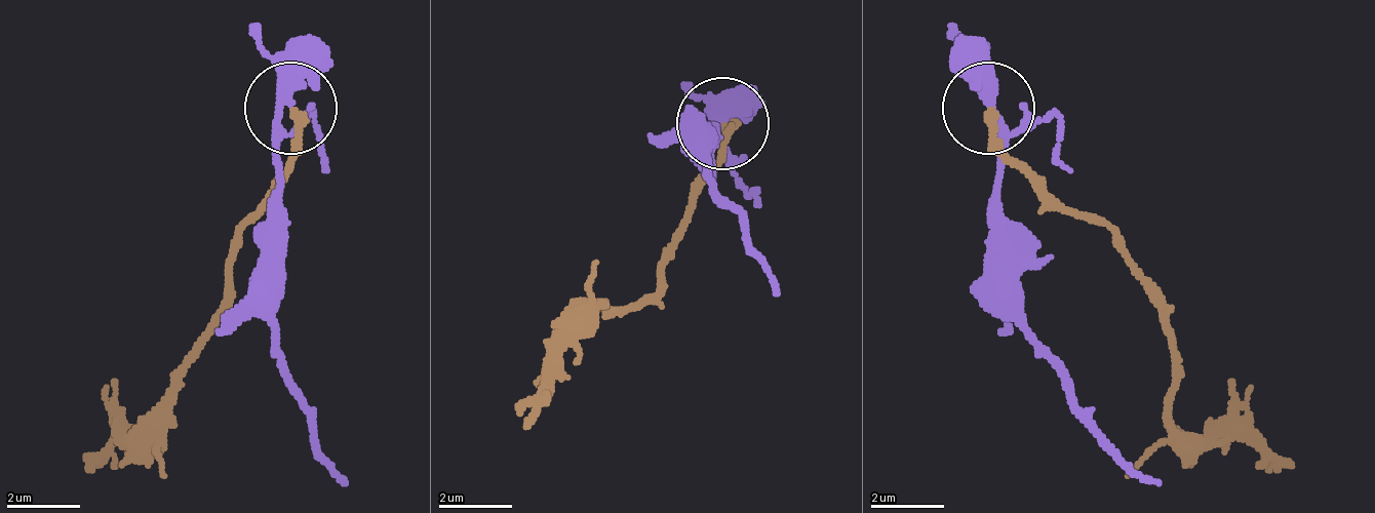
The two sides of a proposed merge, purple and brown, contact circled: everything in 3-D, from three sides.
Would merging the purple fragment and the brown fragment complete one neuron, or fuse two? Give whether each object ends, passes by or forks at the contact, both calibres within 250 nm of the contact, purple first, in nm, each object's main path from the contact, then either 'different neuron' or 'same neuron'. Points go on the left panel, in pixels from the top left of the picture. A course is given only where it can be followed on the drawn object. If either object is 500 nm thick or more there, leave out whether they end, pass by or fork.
purple passes by; brown ends there; 360 nm thick on the purple side, 220 nm on the other; purple runs (288, 110), (279, 378), (344, 488); brown runs (288, 110), (298, 147), (233, 230), (233, 294), (205, 341), (178, 415), (131, 433), (122, 433), (94, 470); different neuron

